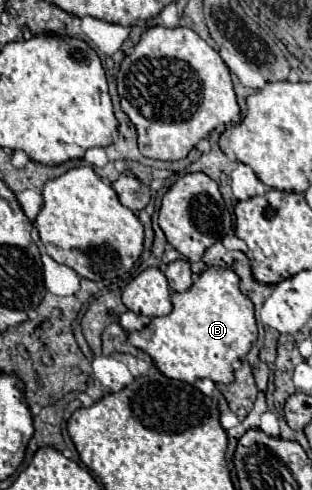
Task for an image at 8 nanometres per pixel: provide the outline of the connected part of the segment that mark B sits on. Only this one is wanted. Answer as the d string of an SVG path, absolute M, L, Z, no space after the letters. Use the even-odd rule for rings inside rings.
M209 267L203 271L197 281L183 293L171 293L173 309L169 315L153 317L147 327L141 331L133 331L127 335L125 343L147 353L157 369L169 379L181 379L187 383L195 383L197 379L213 379L215 383L231 383L233 381L233 361L239 361L247 355L247 351L257 341L257 323L253 315L253 303L239 291L239 277L231 269Z

